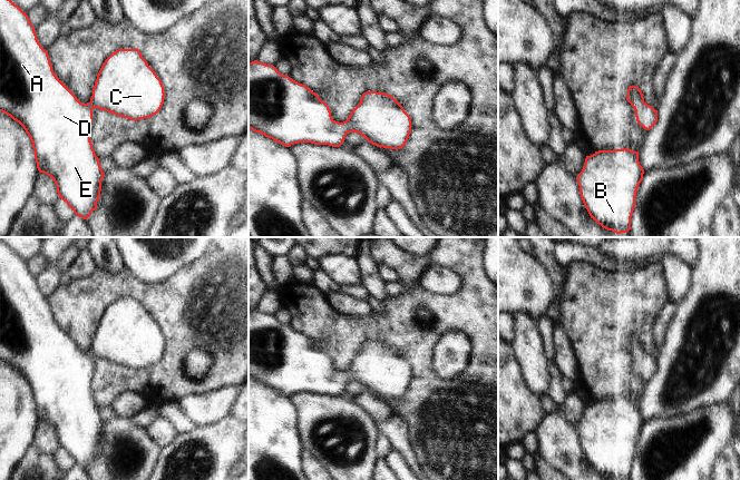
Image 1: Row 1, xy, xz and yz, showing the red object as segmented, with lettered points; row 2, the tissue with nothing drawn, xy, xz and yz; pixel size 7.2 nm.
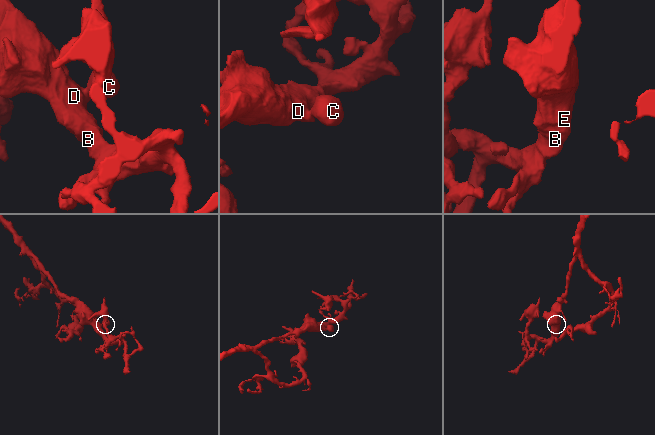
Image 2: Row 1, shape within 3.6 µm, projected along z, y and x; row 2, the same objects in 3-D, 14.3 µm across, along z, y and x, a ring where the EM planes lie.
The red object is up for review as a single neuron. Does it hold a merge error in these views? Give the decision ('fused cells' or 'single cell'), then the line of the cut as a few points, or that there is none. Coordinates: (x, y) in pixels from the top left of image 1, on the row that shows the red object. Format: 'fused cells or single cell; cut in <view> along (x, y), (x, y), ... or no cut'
single cell; no cut

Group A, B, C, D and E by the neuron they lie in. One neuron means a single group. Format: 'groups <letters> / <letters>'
groups A B C D E

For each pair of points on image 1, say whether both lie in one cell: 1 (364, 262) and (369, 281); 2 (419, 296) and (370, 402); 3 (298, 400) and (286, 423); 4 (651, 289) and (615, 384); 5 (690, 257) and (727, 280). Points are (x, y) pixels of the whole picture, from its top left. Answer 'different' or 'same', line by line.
1: same
2: different
3: different
4: same
5: different

